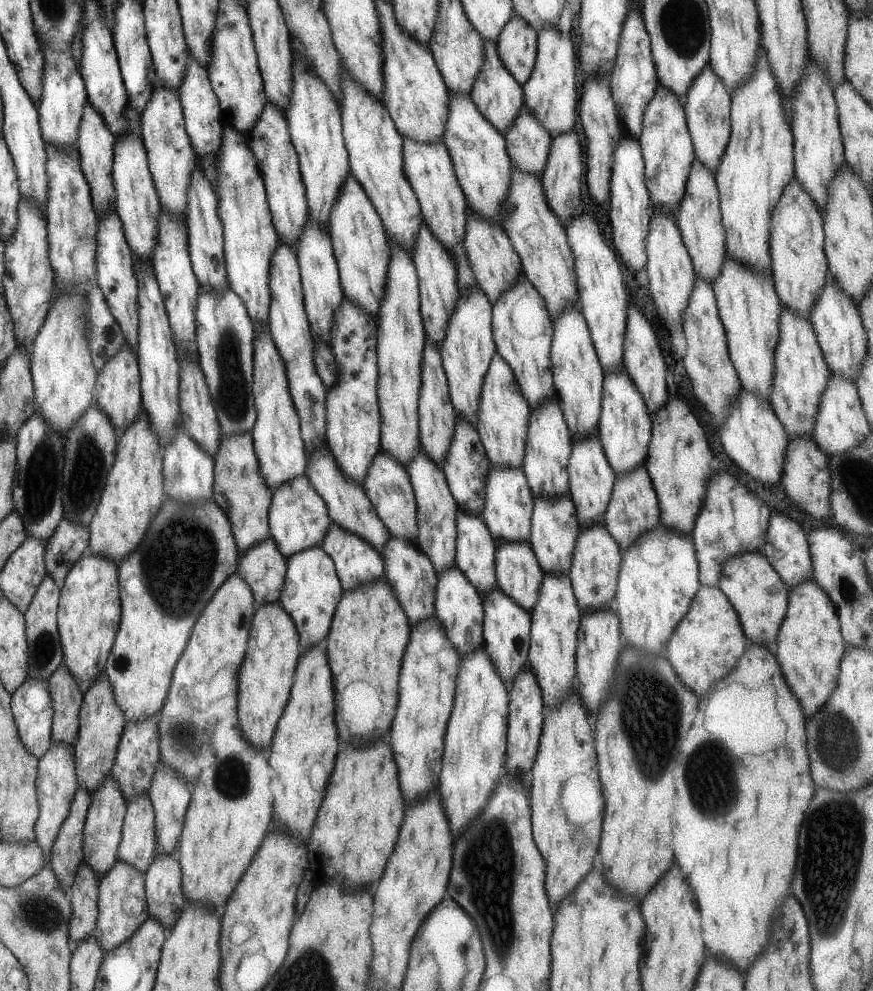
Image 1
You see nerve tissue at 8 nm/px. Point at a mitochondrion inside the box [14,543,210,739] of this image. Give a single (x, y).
(44, 645)

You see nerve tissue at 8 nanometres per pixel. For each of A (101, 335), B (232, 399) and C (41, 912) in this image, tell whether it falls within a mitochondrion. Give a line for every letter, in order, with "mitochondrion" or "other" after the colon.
A: mitochondrion
B: mitochondrion
C: mitochondrion

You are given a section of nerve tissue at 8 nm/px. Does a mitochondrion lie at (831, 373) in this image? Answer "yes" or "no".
no

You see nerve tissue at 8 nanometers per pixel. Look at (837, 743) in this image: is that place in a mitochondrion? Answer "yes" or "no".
yes

